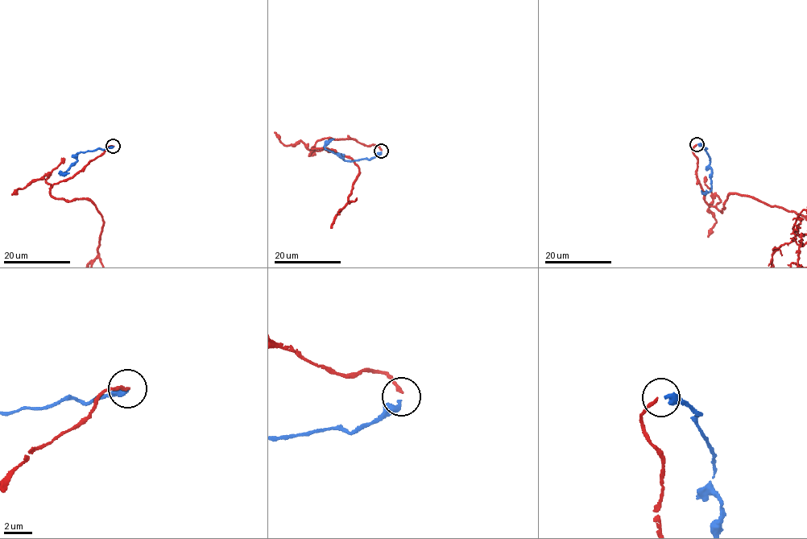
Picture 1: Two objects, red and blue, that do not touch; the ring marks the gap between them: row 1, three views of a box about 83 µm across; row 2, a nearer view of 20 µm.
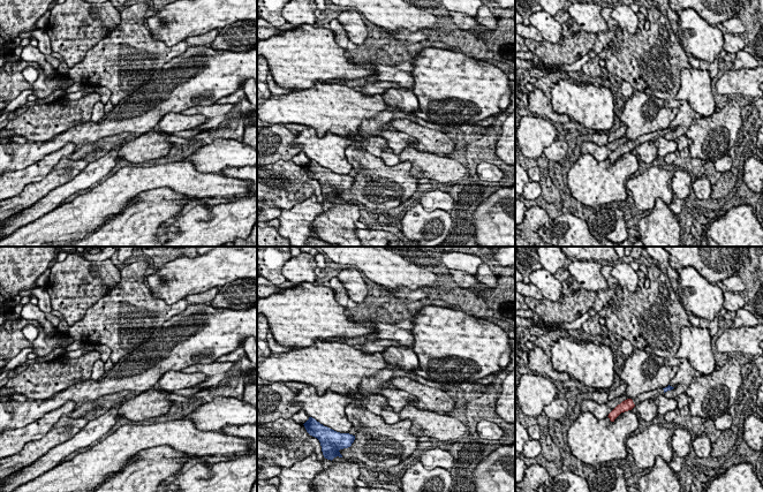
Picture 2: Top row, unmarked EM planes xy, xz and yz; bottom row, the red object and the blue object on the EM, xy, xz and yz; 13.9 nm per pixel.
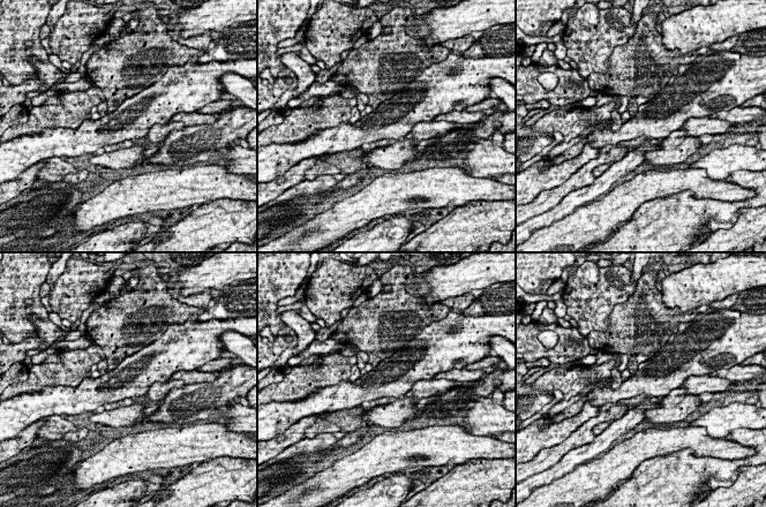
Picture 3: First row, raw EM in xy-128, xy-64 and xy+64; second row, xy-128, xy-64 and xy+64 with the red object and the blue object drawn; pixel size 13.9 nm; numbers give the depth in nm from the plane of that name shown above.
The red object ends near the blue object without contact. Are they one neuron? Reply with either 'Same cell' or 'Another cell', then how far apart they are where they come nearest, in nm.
Same cell. Distance 460 nm

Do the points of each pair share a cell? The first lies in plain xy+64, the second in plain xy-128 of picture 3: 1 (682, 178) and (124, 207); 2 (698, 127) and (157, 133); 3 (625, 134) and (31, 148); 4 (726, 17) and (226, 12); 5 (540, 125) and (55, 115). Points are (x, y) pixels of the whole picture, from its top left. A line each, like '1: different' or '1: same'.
1: same
2: same
3: same
4: same
5: same

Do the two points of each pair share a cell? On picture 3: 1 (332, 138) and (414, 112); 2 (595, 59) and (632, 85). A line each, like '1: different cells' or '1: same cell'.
1: same cell
2: different cells

